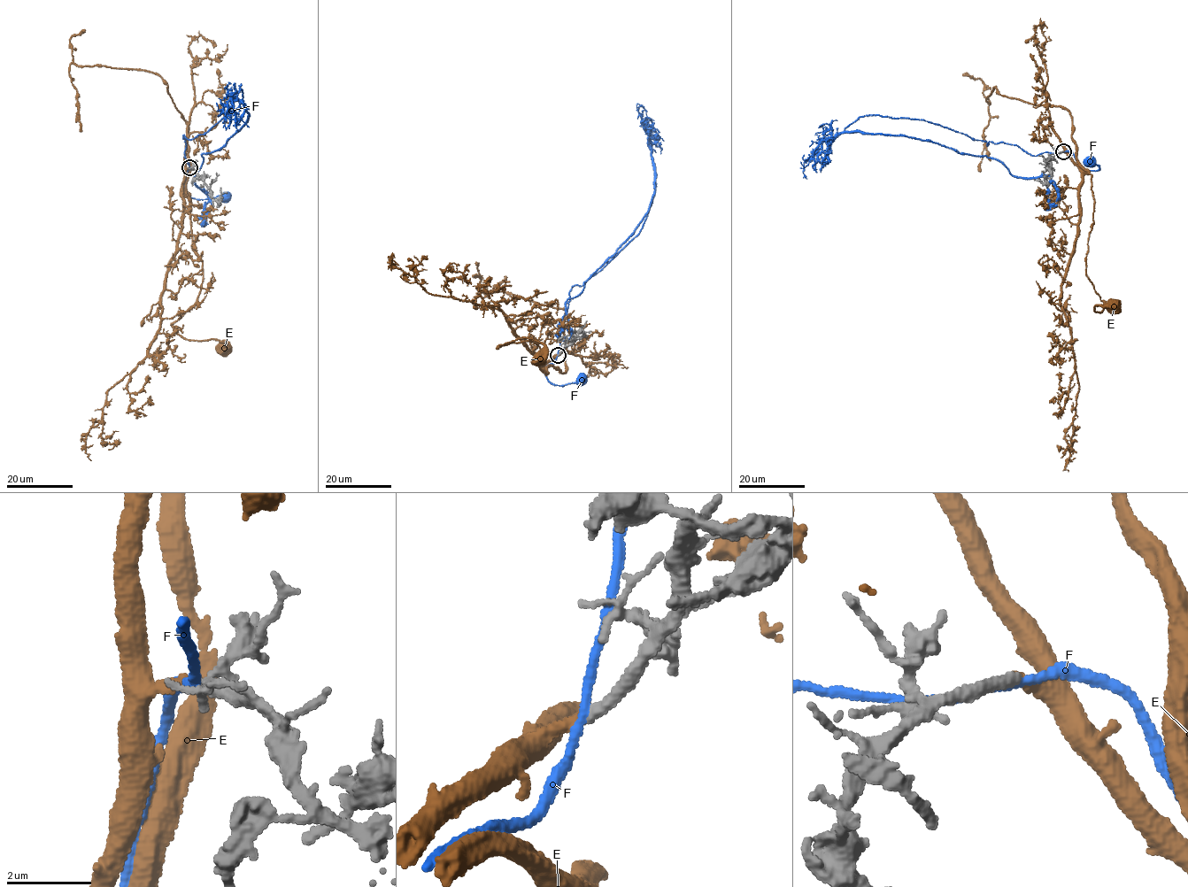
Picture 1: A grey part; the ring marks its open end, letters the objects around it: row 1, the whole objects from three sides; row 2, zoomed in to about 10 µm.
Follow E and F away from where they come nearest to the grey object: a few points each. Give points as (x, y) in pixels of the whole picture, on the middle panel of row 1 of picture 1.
E: (558, 355), (546, 374), (536, 343), (497, 346), (531, 338), (543, 346), (540, 358)
F: (558, 355), (570, 289), (639, 232), (654, 193), (652, 158), (649, 210), (566, 303), (571, 335), (560, 320)

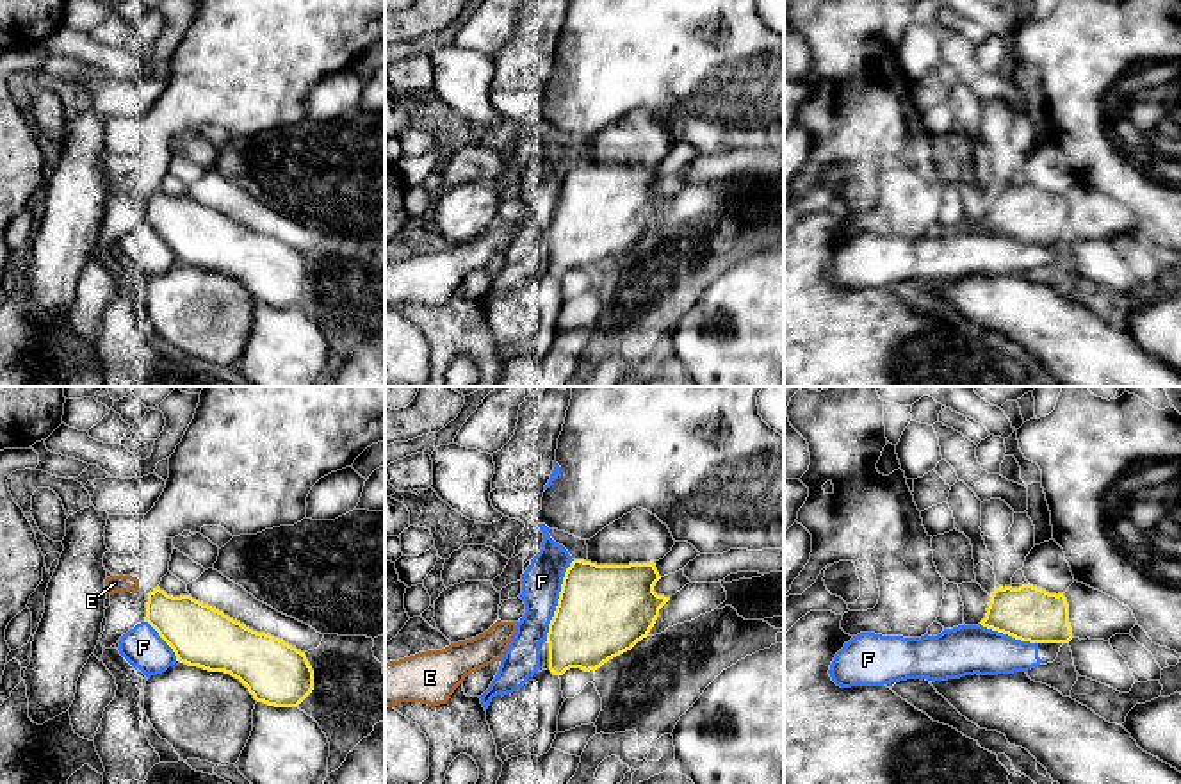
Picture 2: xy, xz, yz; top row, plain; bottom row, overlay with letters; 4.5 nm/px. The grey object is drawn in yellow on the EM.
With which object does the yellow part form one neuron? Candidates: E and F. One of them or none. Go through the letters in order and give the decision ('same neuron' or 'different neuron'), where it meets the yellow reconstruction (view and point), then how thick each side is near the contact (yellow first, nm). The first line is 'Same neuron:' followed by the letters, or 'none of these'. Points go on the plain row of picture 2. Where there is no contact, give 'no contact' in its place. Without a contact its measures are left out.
Same neuron: E
E: same neuron; no contact
F: different neuron; meets yellow in xz at (558, 202); 420 nm thick on the yellow side, 180 nm on the other

